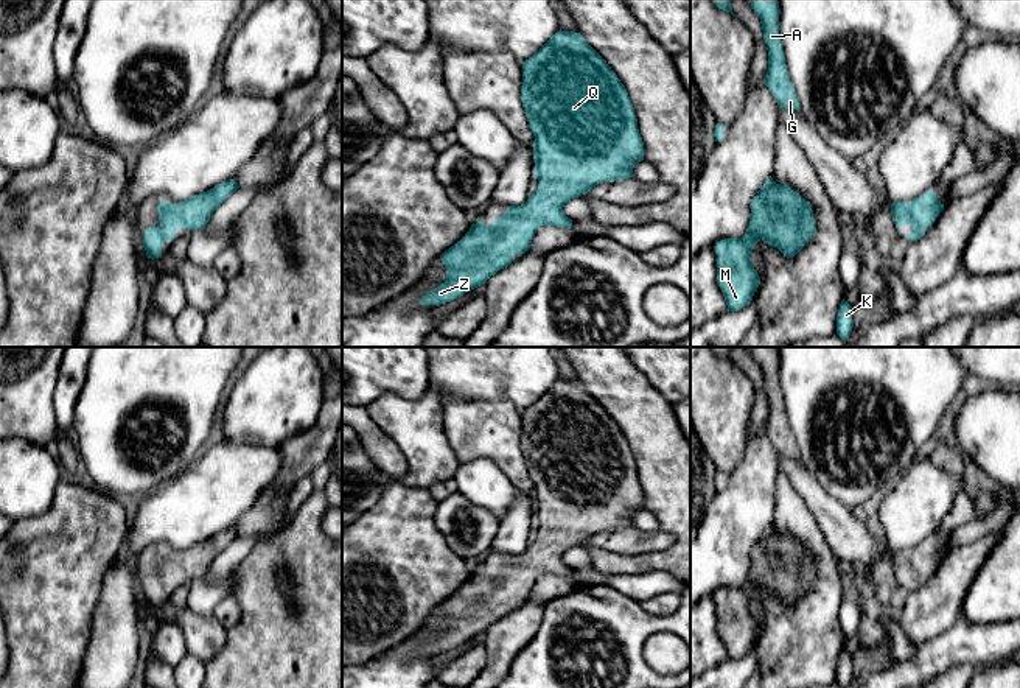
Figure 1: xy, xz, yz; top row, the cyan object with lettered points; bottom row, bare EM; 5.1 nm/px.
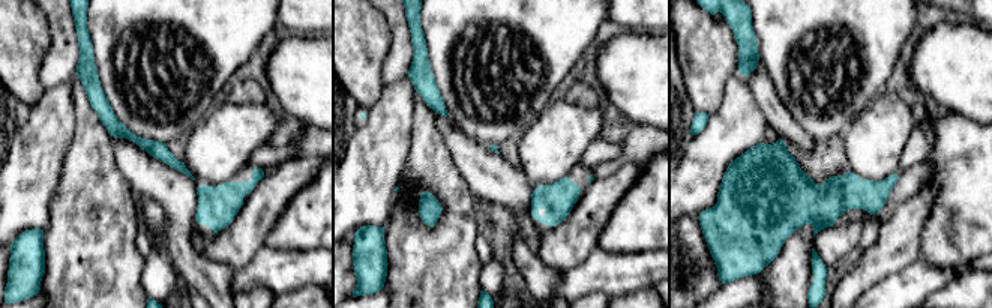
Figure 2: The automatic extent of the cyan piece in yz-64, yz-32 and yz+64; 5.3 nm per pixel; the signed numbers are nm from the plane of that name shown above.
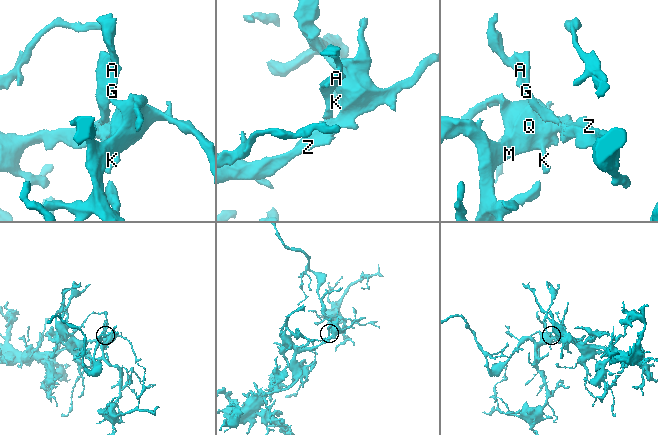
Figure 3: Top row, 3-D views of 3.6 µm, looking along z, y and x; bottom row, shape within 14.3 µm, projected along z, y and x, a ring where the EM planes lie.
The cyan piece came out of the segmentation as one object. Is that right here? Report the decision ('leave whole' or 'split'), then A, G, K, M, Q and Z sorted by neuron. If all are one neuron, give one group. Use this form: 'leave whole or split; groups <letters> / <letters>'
leave whole; groups A G K M Q Z

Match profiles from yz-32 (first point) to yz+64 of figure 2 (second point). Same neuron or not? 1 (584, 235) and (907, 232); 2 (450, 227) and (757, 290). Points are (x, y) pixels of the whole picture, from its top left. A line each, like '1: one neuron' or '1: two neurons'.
1: one neuron
2: two neurons

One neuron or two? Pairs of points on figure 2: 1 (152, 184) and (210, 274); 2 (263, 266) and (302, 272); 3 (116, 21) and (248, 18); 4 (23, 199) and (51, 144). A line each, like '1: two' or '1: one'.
1: one
2: one
3: one
4: one

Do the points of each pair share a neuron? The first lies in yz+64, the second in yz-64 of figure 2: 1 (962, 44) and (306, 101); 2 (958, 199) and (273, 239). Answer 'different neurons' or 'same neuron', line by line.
1: same neuron
2: same neuron

